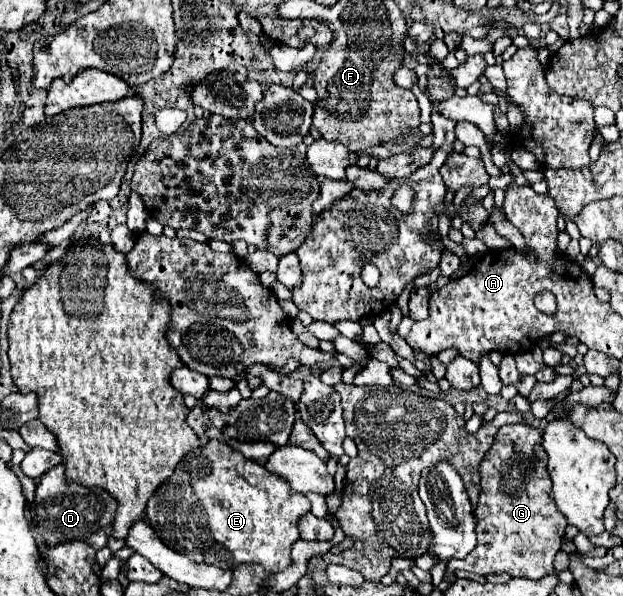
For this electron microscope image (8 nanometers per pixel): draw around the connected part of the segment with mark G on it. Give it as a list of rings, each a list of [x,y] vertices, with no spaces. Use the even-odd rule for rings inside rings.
[[[517,423],[503,425],[491,449],[481,461],[481,495],[475,509],[477,515],[477,547],[465,559],[450,559],[447,572],[469,571],[475,575],[509,573],[511,577],[541,579],[555,573],[553,557],[561,549],[565,537],[565,517],[551,499],[551,479],[547,473],[547,455],[541,447],[543,429]],[[515,471],[531,471],[523,475],[521,489],[515,491]]]

